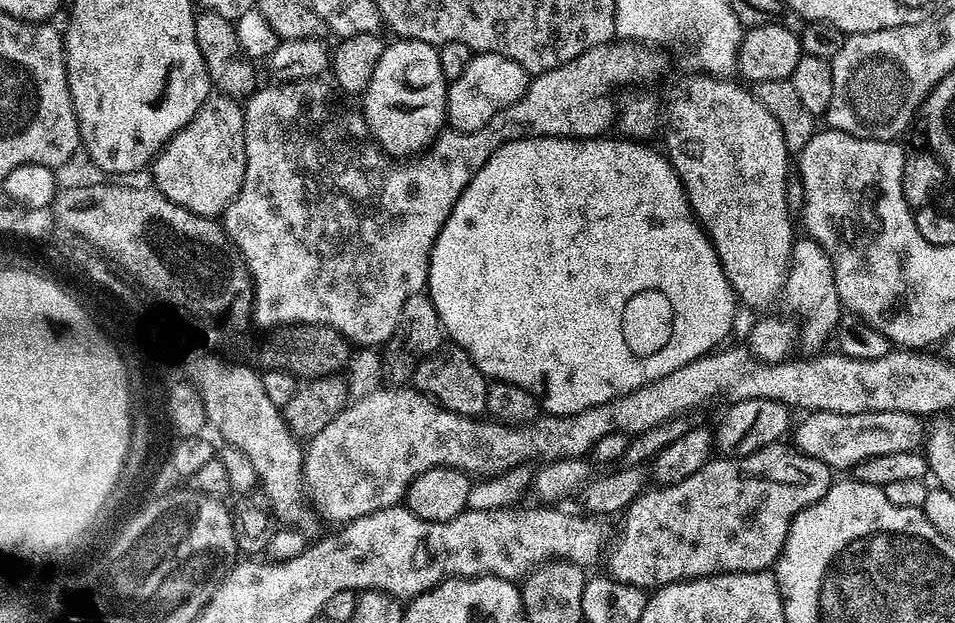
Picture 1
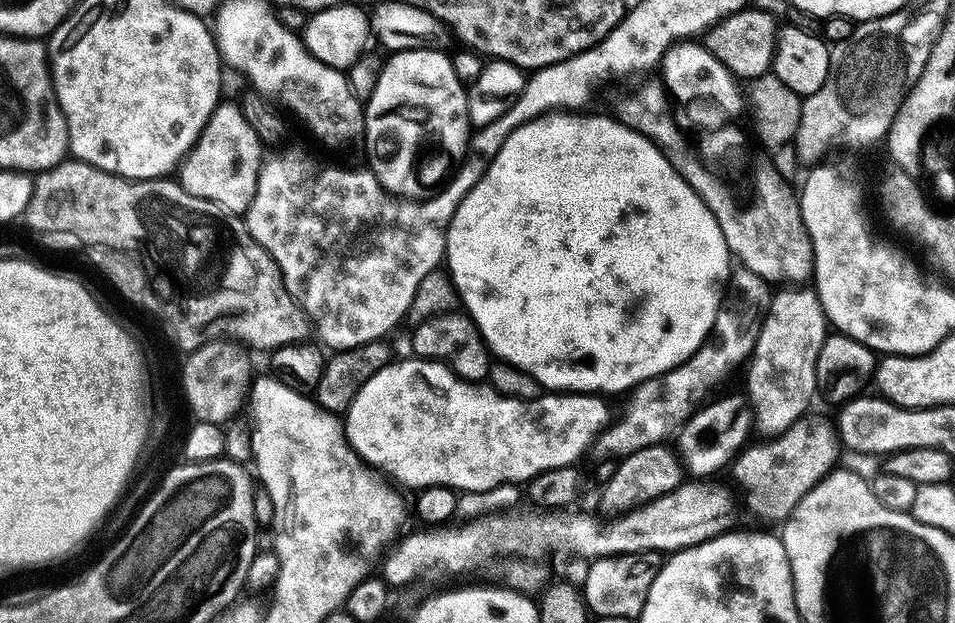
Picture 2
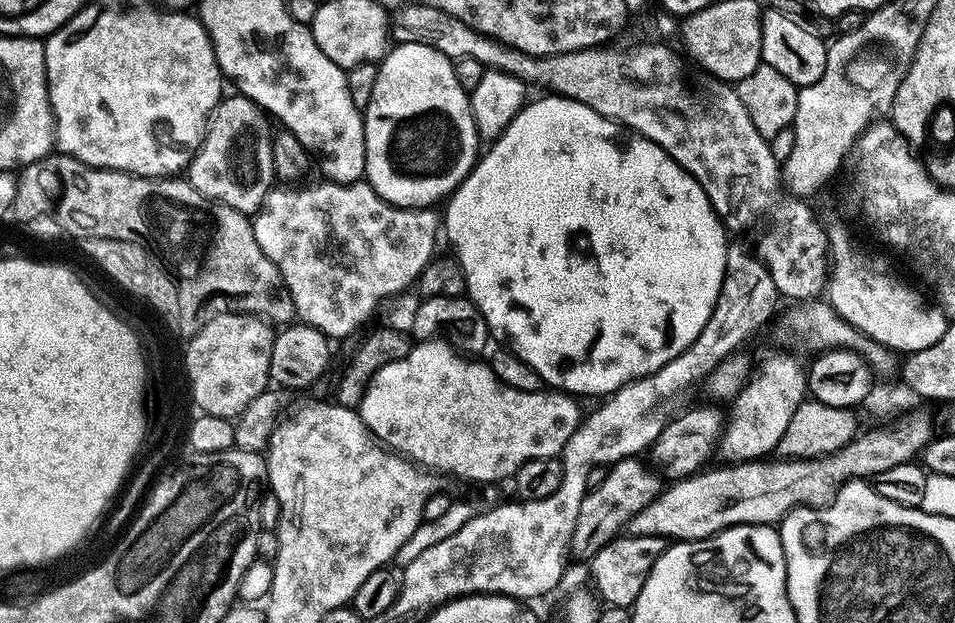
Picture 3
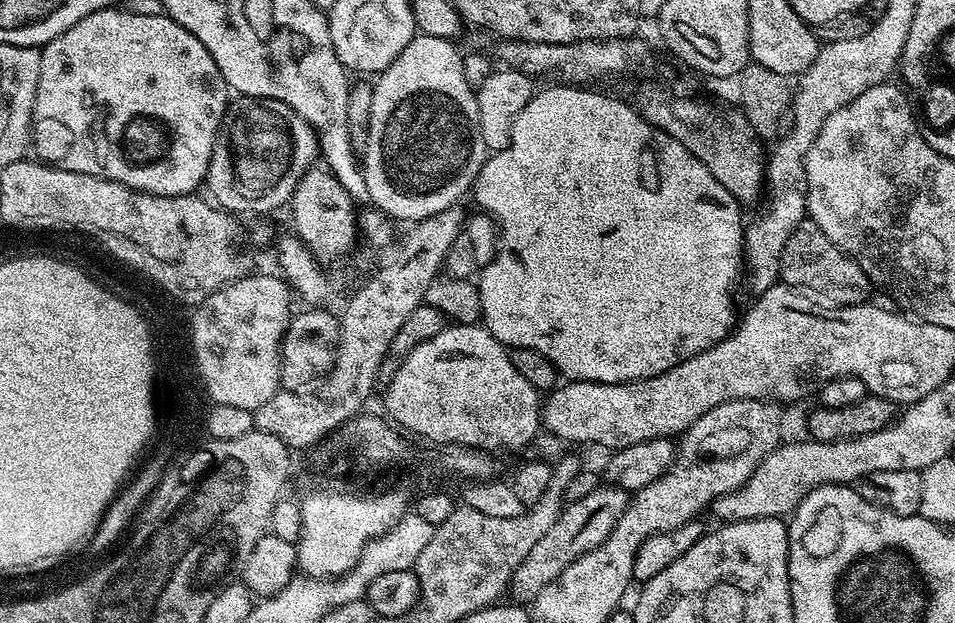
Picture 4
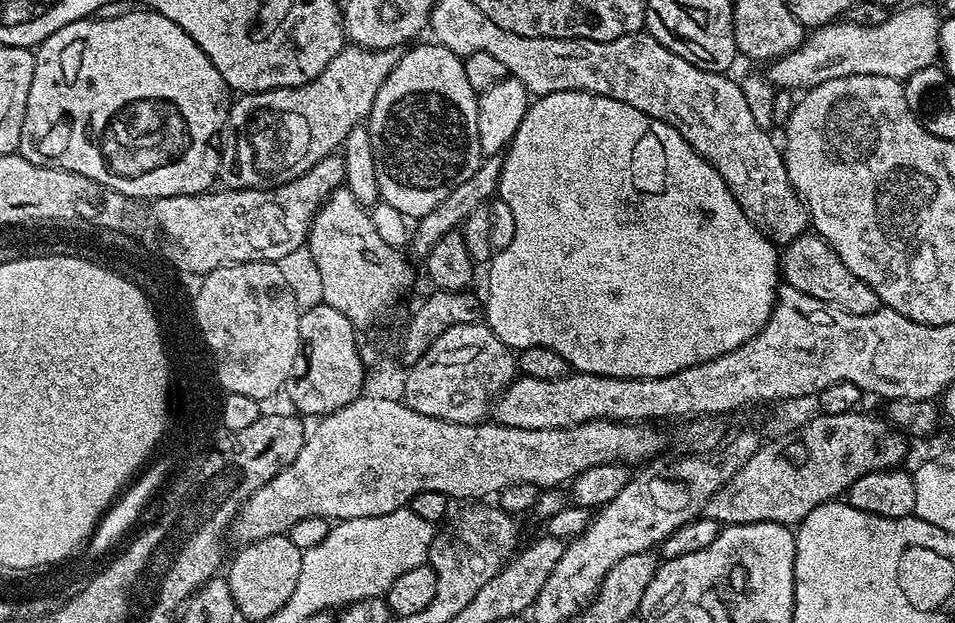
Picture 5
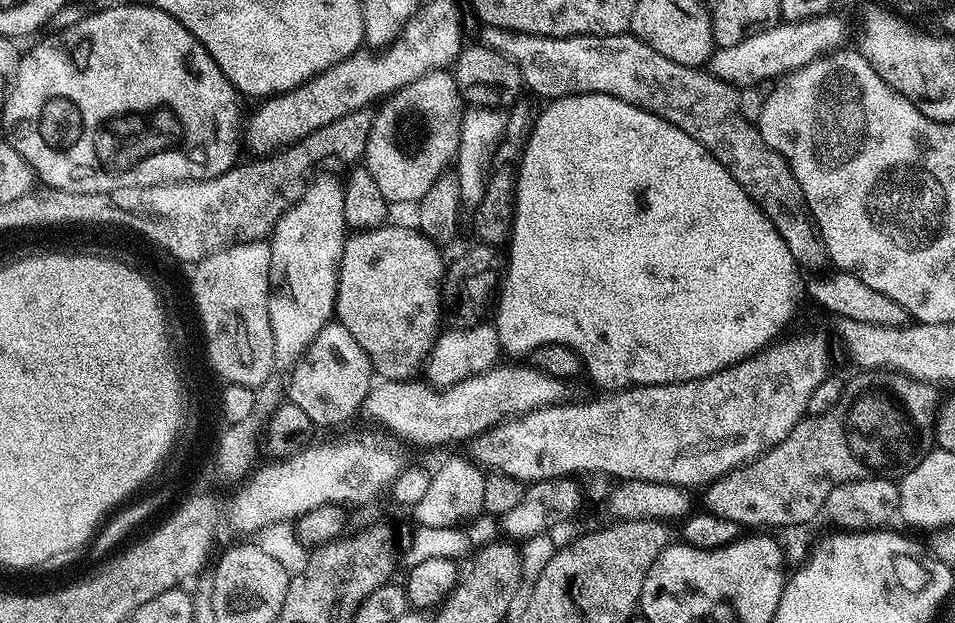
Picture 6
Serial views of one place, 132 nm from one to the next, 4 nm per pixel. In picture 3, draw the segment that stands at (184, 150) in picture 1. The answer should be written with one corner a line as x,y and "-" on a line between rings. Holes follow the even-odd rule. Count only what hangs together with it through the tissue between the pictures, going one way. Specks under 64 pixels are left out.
225,95
213,110
204,141
186,169
186,179
206,198
245,214
255,214
274,187
273,121
253,100
231,95

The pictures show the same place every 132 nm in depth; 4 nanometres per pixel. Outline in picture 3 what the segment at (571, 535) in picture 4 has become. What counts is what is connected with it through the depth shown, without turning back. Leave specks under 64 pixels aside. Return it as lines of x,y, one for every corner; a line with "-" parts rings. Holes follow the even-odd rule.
629,458
611,465
602,486
585,494
570,543
571,555
573,552
578,559
591,561
592,556
606,546
606,542
621,535
629,522
660,496
662,477
659,471
653,470
647,463
644,465
642,461
640,458

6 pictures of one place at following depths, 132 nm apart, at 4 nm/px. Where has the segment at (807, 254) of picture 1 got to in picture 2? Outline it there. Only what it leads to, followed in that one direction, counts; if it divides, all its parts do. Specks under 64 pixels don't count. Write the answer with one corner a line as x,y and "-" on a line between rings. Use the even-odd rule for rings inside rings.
784,286
780,293
771,297
768,311
762,317
760,333
756,348
751,352
748,368
748,389
746,395
754,409
754,420
769,437
779,436
791,424
797,424
805,419
812,399
818,396
816,386
816,363
818,354
822,350
824,340
830,334
830,325
824,315
820,300
816,296
816,289
812,286

